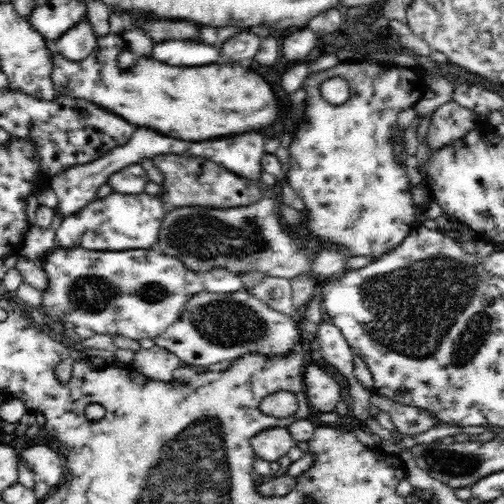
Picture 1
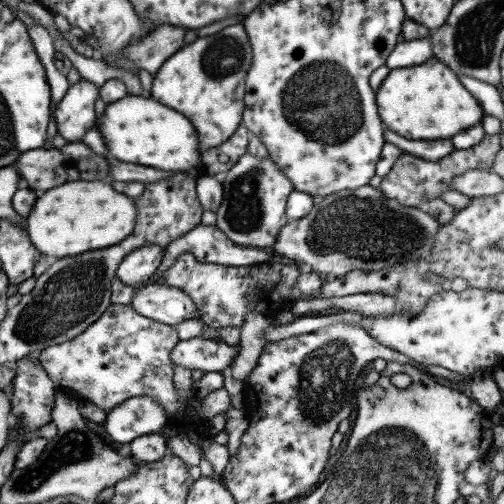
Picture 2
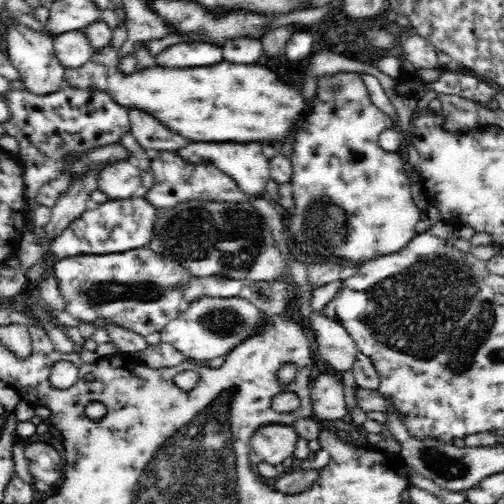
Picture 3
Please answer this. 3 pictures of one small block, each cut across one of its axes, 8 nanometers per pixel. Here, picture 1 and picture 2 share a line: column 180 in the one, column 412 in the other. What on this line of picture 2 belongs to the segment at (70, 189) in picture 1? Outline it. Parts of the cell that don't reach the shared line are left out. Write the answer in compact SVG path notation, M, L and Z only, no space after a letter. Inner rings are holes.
M385 130L385 144L395 144L403 150L403 154L419 156L423 160L441 160L447 154L451 154L455 148L449 140L405 140L389 130Z

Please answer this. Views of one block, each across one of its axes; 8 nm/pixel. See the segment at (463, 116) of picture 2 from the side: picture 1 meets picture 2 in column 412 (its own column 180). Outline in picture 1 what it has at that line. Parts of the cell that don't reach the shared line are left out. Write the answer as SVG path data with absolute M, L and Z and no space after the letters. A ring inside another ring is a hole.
M118 34L98 38L90 56L80 62L66 60L52 48L54 70L50 74L56 94L70 98L84 98L100 108L122 116L140 128L152 128L164 136L178 140L210 140L226 134L248 130L264 130L280 120L284 108L268 82L246 68L228 66L192 66L176 68L154 58L138 58L132 68L120 70L118 54L128 50Z

